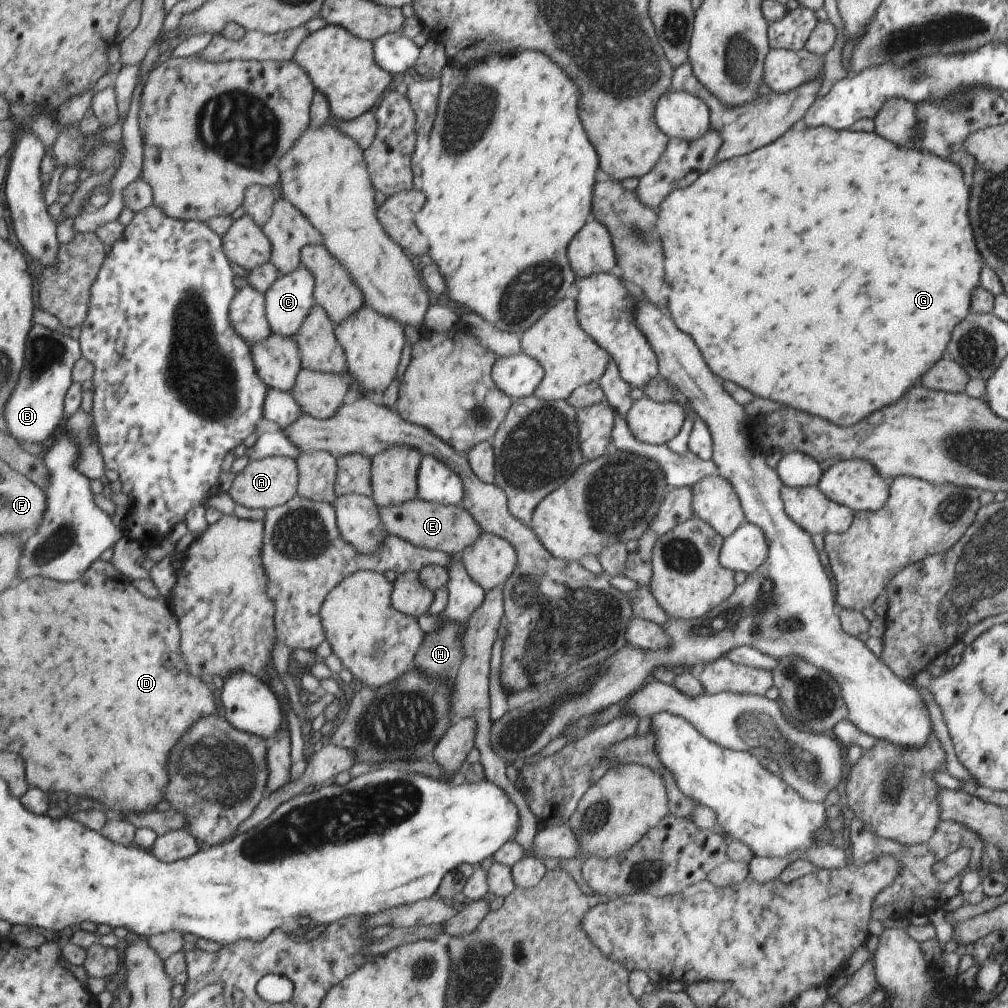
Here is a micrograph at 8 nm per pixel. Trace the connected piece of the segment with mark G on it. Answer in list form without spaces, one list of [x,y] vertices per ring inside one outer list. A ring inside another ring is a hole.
[[[798,121],[798,122],[797,122],[797,123],[796,123],[796,124],[795,124],[795,125],[794,125],[794,126],[793,126],[793,127],[792,127],[792,128],[791,128],[791,129],[789,129],[789,130],[787,130],[787,131],[786,131],[786,132],[785,132],[785,133],[783,133],[783,134],[782,134],[782,135],[781,135],[781,136],[780,136],[780,137],[779,137],[779,138],[777,138],[777,140],[776,140],[776,141],[773,141],[773,142],[772,142],[772,143],[769,143],[769,144],[768,144],[768,145],[765,145],[765,146],[764,146],[764,147],[761,147],[761,148],[760,148],[760,149],[755,149],[755,150],[752,150],[752,152],[751,152],[751,153],[747,153],[747,154],[746,154],[746,155],[741,155],[741,156],[740,156],[740,157],[733,157],[733,158],[730,158],[730,159],[729,159],[729,160],[727,160],[727,161],[721,161],[721,162],[718,162],[718,163],[715,163],[715,164],[712,164],[712,165],[711,165],[711,166],[710,166],[710,167],[709,167],[709,168],[708,168],[708,169],[707,169],[707,170],[706,170],[706,171],[705,171],[705,172],[704,172],[704,173],[703,173],[703,174],[700,174],[700,175],[699,175],[699,176],[698,176],[698,177],[697,177],[697,178],[696,178],[696,179],[695,179],[695,180],[694,180],[694,181],[693,181],[693,184],[690,184],[690,185],[689,185],[689,186],[686,186],[686,187],[685,187],[685,188],[682,188],[682,189],[677,189],[677,190],[674,190],[674,191],[671,191],[671,192],[670,192],[670,193],[669,193],[669,194],[668,194],[668,195],[667,195],[667,196],[666,196],[666,197],[665,197],[665,198],[664,198],[664,199],[663,199],[663,202],[660,202],[660,205],[659,205],[659,206],[658,206],[658,208],[657,208],[657,210],[658,210],[658,213],[659,213],[659,214],[660,214],[660,216],[659,216],[659,217],[658,217],[658,227],[659,227],[659,228],[660,228],[660,234],[661,234],[661,236],[662,236],[662,245],[663,245],[663,246],[664,246],[664,247],[665,247],[665,276],[666,276],[666,277],[667,277],[667,278],[669,278],[669,286],[672,286],[672,294],[671,294],[671,295],[670,295],[670,297],[669,297],[669,310],[668,310],[668,311],[667,311],[667,313],[668,313],[668,314],[669,314],[669,315],[670,315],[670,316],[671,316],[671,319],[672,319],[672,321],[673,321],[673,322],[674,322],[674,323],[675,323],[675,325],[676,325],[676,327],[677,327],[677,328],[678,328],[678,329],[679,329],[679,330],[680,330],[680,331],[683,331],[683,332],[684,332],[684,333],[687,333],[687,334],[688,334],[688,335],[689,335],[689,336],[690,336],[690,337],[691,337],[691,338],[692,338],[692,339],[693,339],[693,340],[694,340],[694,342],[695,342],[695,343],[696,343],[696,344],[697,344],[697,347],[699,347],[699,349],[700,349],[700,350],[701,350],[701,354],[703,354],[703,357],[704,357],[704,361],[705,361],[705,362],[706,362],[706,363],[707,363],[707,365],[708,365],[708,368],[709,368],[709,370],[711,370],[711,371],[712,371],[712,373],[713,373],[713,374],[714,374],[714,375],[716,375],[716,376],[717,376],[717,378],[718,378],[718,379],[719,379],[719,380],[721,380],[721,381],[723,381],[723,380],[729,380],[729,382],[733,382],[733,384],[737,384],[737,386],[741,386],[741,388],[745,388],[745,390],[748,390],[748,391],[749,391],[749,392],[751,392],[751,394],[752,394],[752,396],[753,396],[753,397],[757,397],[757,396],[758,396],[758,397],[759,397],[759,398],[767,398],[767,400],[773,400],[773,402],[779,402],[779,404],[783,404],[783,405],[785,405],[785,407],[791,407],[791,408],[792,408],[792,409],[795,409],[795,410],[797,410],[797,411],[801,411],[801,410],[803,410],[803,412],[806,412],[806,413],[809,413],[809,414],[810,414],[810,415],[813,415],[813,416],[818,416],[818,417],[821,417],[821,418],[824,418],[824,419],[825,419],[825,420],[828,420],[828,421],[829,421],[829,422],[830,422],[830,423],[833,423],[833,424],[834,424],[834,425],[837,425],[837,426],[838,426],[838,427],[848,427],[848,426],[851,426],[851,425],[852,425],[852,424],[855,424],[855,423],[856,423],[856,422],[859,422],[859,421],[860,421],[860,420],[861,420],[861,419],[862,419],[862,418],[865,418],[865,417],[867,417],[867,416],[869,416],[869,415],[870,415],[870,414],[871,414],[871,413],[875,413],[875,412],[876,412],[876,410],[879,410],[879,408],[883,408],[883,406],[889,406],[889,404],[895,404],[895,402],[897,402],[897,400],[899,400],[899,398],[901,398],[901,396],[903,396],[903,394],[907,394],[907,393],[908,393],[908,392],[909,392],[909,388],[911,388],[911,386],[913,386],[913,384],[915,384],[915,380],[917,380],[917,378],[919,378],[919,376],[921,376],[921,374],[925,374],[925,373],[927,373],[927,372],[928,372],[928,370],[929,370],[929,369],[931,369],[931,368],[932,368],[932,366],[933,366],[933,365],[935,365],[935,364],[936,364],[936,362],[937,362],[937,361],[939,361],[939,360],[940,360],[940,358],[941,358],[941,356],[943,356],[943,350],[945,350],[945,346],[947,346],[947,342],[949,342],[949,339],[950,339],[950,334],[951,334],[951,333],[952,333],[952,330],[953,330],[953,328],[955,328],[955,325],[957,325],[957,324],[958,324],[958,323],[960,323],[960,322],[961,322],[961,321],[963,321],[963,320],[964,320],[964,318],[965,318],[965,317],[967,317],[967,316],[968,316],[968,314],[969,314],[969,312],[968,312],[968,310],[969,310],[969,305],[970,305],[970,296],[971,296],[971,291],[972,291],[972,290],[973,290],[973,289],[974,289],[974,288],[975,288],[975,287],[977,287],[977,286],[979,286],[979,284],[980,284],[980,274],[981,274],[981,272],[982,272],[982,267],[983,267],[983,266],[984,266],[984,263],[983,263],[983,262],[982,262],[982,258],[981,258],[981,257],[980,257],[980,254],[979,254],[979,253],[978,253],[978,250],[977,250],[977,249],[976,249],[976,246],[975,246],[975,241],[974,241],[974,238],[973,238],[973,233],[972,233],[972,230],[971,230],[971,227],[970,227],[970,224],[969,224],[969,219],[968,219],[968,202],[969,202],[969,195],[970,195],[970,194],[969,194],[969,189],[968,189],[968,187],[969,187],[969,185],[968,185],[968,184],[966,184],[966,183],[965,183],[965,182],[964,182],[964,179],[963,179],[963,174],[962,174],[962,170],[961,170],[961,169],[960,169],[960,166],[957,166],[957,163],[954,163],[954,162],[951,162],[951,161],[950,161],[950,160],[949,160],[949,159],[942,159],[942,158],[941,158],[941,157],[939,157],[939,156],[937,156],[937,155],[935,155],[935,154],[931,154],[931,153],[929,153],[929,152],[925,152],[925,151],[921,151],[921,150],[918,150],[918,149],[917,149],[917,148],[913,148],[913,147],[901,147],[901,146],[899,146],[899,145],[896,145],[896,144],[895,144],[895,143],[892,143],[892,142],[889,142],[889,139],[884,139],[884,138],[881,138],[881,135],[878,135],[878,134],[877,134],[877,133],[875,133],[875,132],[872,132],[872,133],[866,133],[866,132],[851,132],[851,131],[849,131],[849,130],[848,130],[848,129],[841,129],[841,130],[835,130],[835,129],[833,129],[833,128],[832,128],[832,127],[828,127],[828,126],[825,126],[825,125],[821,125],[821,126],[818,126],[818,127],[815,127],[815,126],[809,126],[809,125],[807,125],[807,124],[806,124],[806,123],[804,123],[804,122],[803,122],[803,121]]]

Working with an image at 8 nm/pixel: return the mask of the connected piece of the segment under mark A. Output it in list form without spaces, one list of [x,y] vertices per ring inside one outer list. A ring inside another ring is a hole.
[[[277,455],[265,457],[258,461],[250,461],[245,468],[235,476],[229,490],[230,495],[247,508],[269,509],[284,505],[298,495],[300,486],[300,467],[293,457]]]

